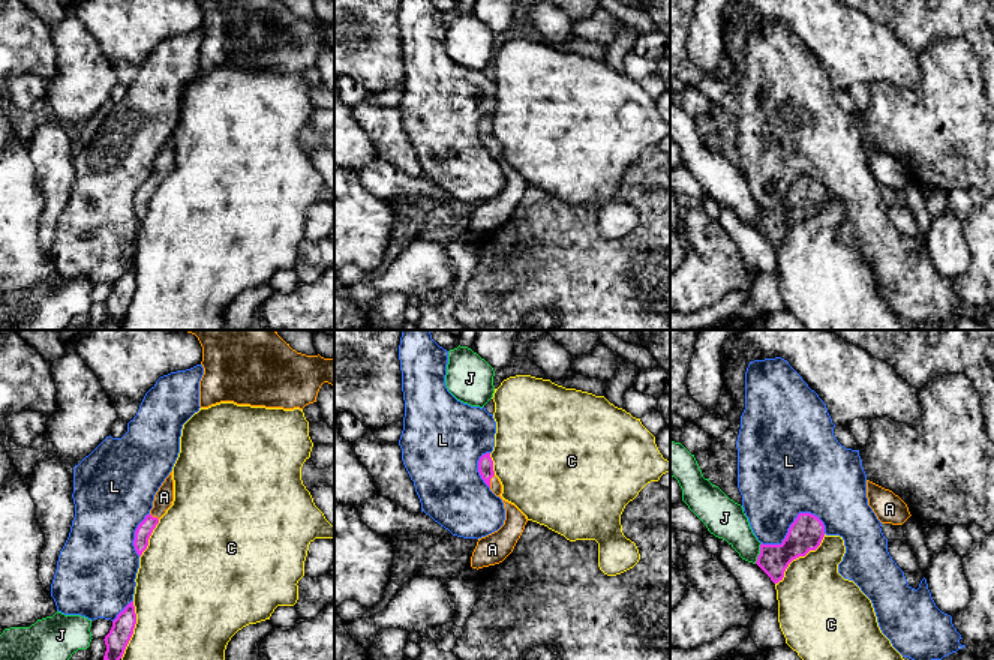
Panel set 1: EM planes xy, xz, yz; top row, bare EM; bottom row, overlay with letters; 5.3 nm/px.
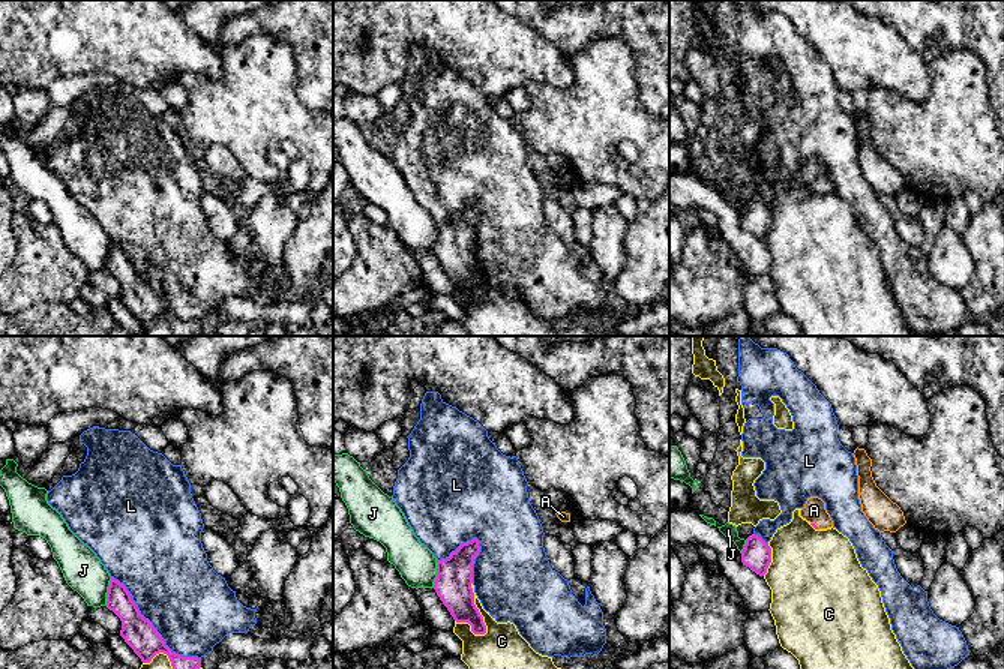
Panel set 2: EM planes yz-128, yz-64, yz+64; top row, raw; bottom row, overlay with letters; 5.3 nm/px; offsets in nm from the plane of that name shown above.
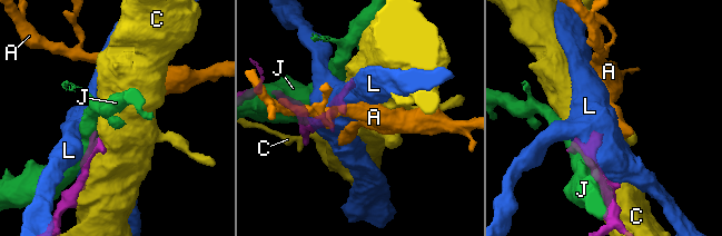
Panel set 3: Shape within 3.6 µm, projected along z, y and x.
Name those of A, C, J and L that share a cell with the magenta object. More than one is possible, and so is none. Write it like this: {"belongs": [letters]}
{"belongs": ["A"]}

